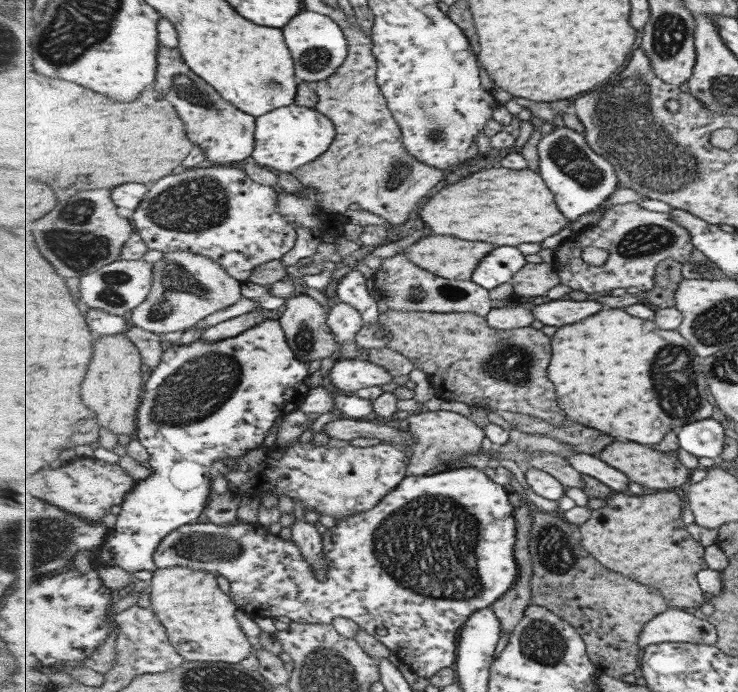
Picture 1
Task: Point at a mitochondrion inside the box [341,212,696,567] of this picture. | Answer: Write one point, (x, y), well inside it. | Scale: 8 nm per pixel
(510, 363)

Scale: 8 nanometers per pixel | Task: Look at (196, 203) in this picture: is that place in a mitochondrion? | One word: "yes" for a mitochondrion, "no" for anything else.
yes

